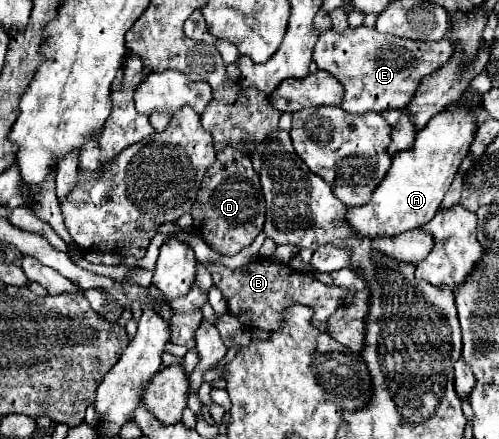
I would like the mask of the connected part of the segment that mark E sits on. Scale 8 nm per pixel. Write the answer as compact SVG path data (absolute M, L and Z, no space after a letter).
M357 27L357 29L345 29L345 33L333 33L331 29L323 31L319 35L319 41L315 45L313 51L313 61L317 63L319 69L331 73L341 85L343 85L343 101L341 101L341 109L345 109L347 113L383 113L387 109L405 109L405 105L413 99L417 85L421 83L423 77L431 75L433 71L437 71L439 67L443 67L453 55L451 43L449 41L409 41L409 39L401 39L395 35L383 35L377 33L375 27Z

